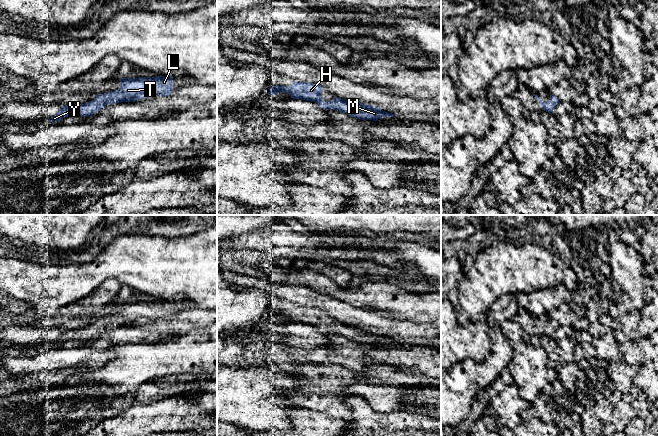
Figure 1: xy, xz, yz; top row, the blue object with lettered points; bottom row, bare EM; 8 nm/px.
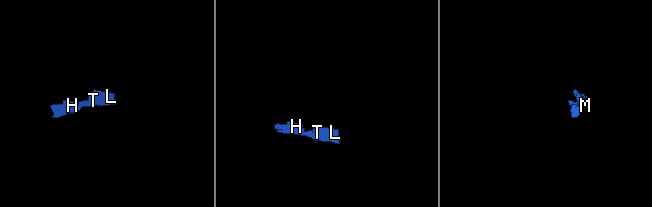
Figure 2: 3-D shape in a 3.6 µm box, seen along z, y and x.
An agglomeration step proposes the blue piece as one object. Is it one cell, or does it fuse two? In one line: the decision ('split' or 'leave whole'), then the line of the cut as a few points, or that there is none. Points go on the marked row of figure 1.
leave whole | no cut

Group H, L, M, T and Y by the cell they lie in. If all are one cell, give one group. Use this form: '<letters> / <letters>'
H L M T Y

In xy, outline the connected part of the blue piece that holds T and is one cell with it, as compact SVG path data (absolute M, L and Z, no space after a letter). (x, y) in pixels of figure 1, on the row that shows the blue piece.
M170 76L120 77L120 88L117 91L97 95L94 100L84 104L63 106L48 122L58 122L65 117L91 117L103 110L106 105L132 102L141 98L152 98L160 95L168 96L172 92L172 79Z

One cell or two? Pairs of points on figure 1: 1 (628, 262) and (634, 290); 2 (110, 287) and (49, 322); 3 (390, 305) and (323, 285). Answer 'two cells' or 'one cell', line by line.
1: one cell
2: one cell
3: one cell

